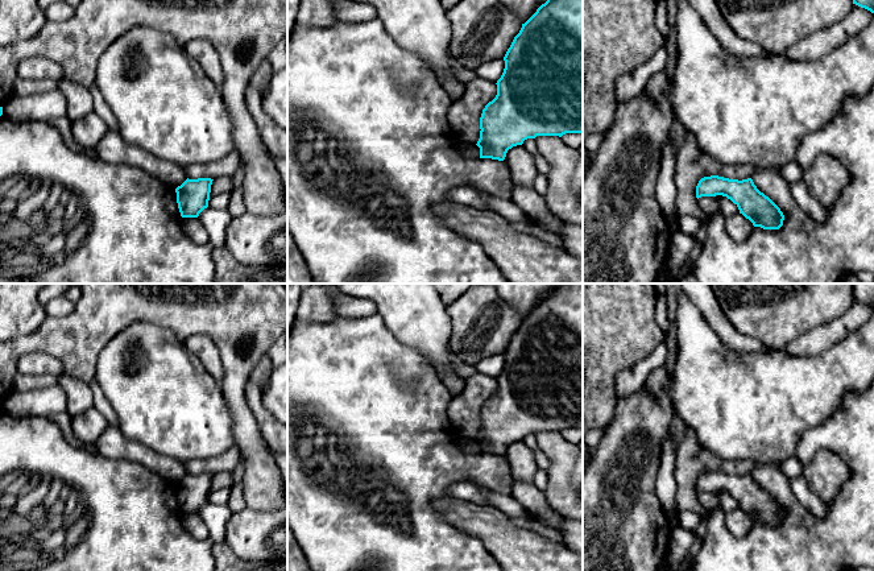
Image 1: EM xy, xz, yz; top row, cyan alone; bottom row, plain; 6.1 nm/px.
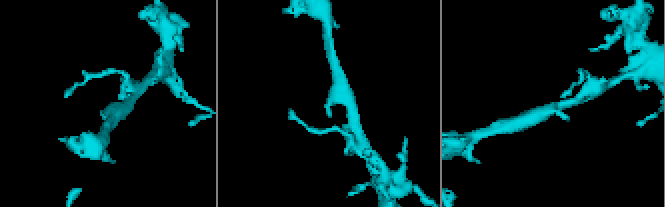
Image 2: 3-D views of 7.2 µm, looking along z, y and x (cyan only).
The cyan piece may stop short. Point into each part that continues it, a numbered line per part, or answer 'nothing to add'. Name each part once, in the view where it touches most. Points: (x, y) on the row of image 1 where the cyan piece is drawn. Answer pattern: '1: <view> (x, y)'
nothing to add

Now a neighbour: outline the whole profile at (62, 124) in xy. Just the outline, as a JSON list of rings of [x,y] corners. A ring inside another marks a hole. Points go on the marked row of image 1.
[[[66,116],[59,117],[59,119],[50,119],[47,123],[62,133],[62,136],[70,149],[73,149],[76,153],[82,153],[82,154],[90,157],[91,160],[96,160],[95,146],[92,146],[92,148],[84,146],[74,140],[73,133],[71,133],[71,124]]]

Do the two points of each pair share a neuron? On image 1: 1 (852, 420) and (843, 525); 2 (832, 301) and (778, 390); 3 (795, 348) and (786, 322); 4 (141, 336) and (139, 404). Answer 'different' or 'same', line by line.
1: same
2: different
3: different
4: same

